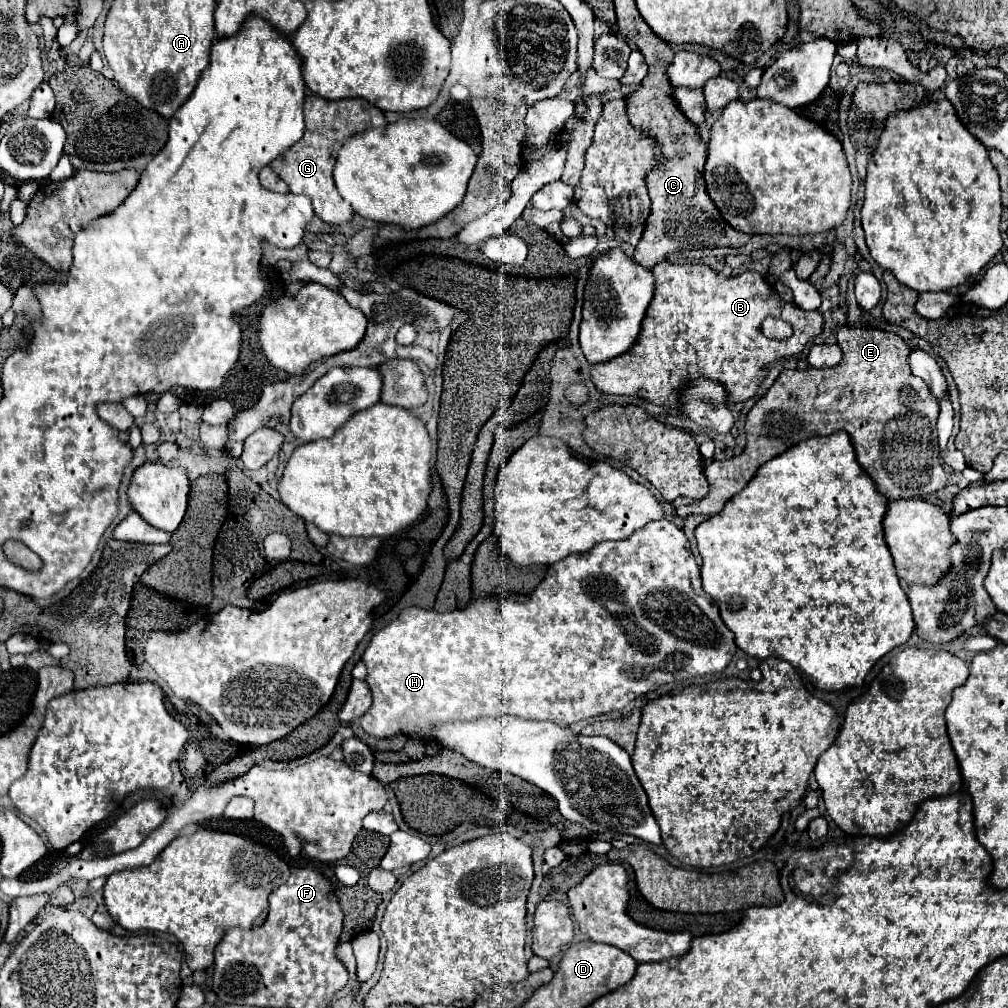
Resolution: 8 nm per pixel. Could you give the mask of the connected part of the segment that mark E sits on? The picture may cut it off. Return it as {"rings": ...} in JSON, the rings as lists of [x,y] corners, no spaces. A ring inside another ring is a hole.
{"rings":[[[847,325],[837,329],[837,341],[843,349],[843,359],[837,367],[781,371],[769,391],[747,413],[747,445],[743,453],[725,461],[713,461],[705,469],[709,493],[693,505],[679,507],[679,517],[717,515],[723,505],[753,479],[765,461],[799,441],[831,435],[841,429],[849,433],[859,465],[889,499],[927,497],[947,485],[937,443],[939,403],[927,383],[909,371],[911,349],[907,343],[899,335],[883,329],[873,331]]]}

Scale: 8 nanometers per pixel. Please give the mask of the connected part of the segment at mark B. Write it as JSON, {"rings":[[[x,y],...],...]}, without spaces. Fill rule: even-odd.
{"rings":[[[669,261],[657,263],[657,267],[653,267],[651,271],[657,279],[655,297],[647,309],[647,315],[643,319],[643,327],[635,345],[623,355],[591,367],[591,381],[601,393],[637,395],[655,405],[677,407],[677,395],[675,395],[677,387],[681,387],[687,379],[709,377],[725,385],[729,393],[729,403],[745,401],[751,395],[755,395],[759,383],[767,375],[763,367],[769,361],[775,361],[787,355],[799,355],[805,349],[807,341],[823,331],[825,321],[819,311],[803,311],[795,303],[783,301],[775,291],[775,287],[769,285],[765,277],[755,271],[745,271],[735,277],[725,277],[721,273],[715,273],[707,265],[699,265],[699,263],[677,265]],[[769,315],[781,317],[783,321],[791,321],[795,335],[783,341],[765,339],[765,335],[761,333],[761,321]]]}

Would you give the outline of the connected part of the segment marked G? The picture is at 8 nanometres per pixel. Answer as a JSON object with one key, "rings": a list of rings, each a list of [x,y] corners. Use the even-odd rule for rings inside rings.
{"rings":[[[307,95],[303,105],[305,115],[305,135],[297,141],[283,157],[271,163],[273,171],[289,185],[291,193],[307,195],[313,203],[315,215],[331,225],[345,225],[353,219],[353,209],[349,203],[341,199],[335,189],[333,181],[333,167],[339,147],[343,147],[345,139],[363,133],[367,129],[379,129],[387,125],[387,119],[381,109],[373,107],[363,99],[341,99],[341,101],[327,101],[319,95]]]}

